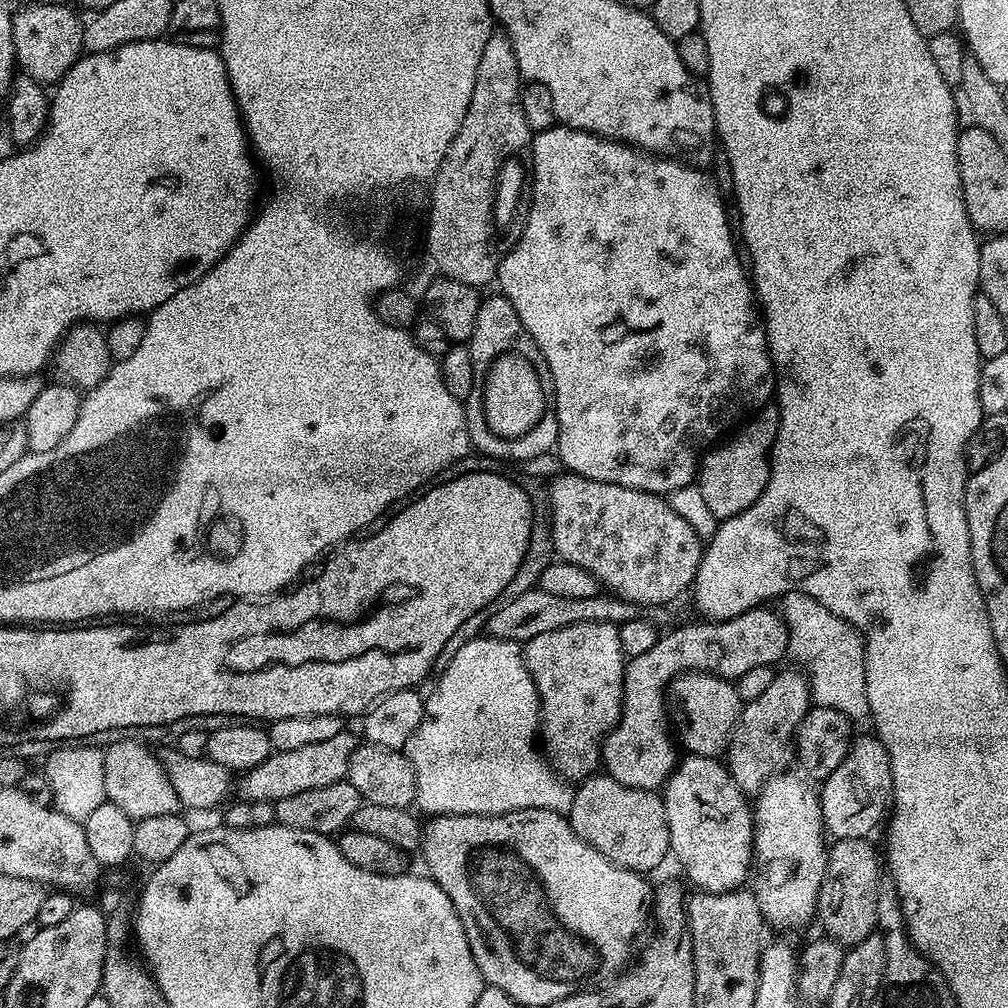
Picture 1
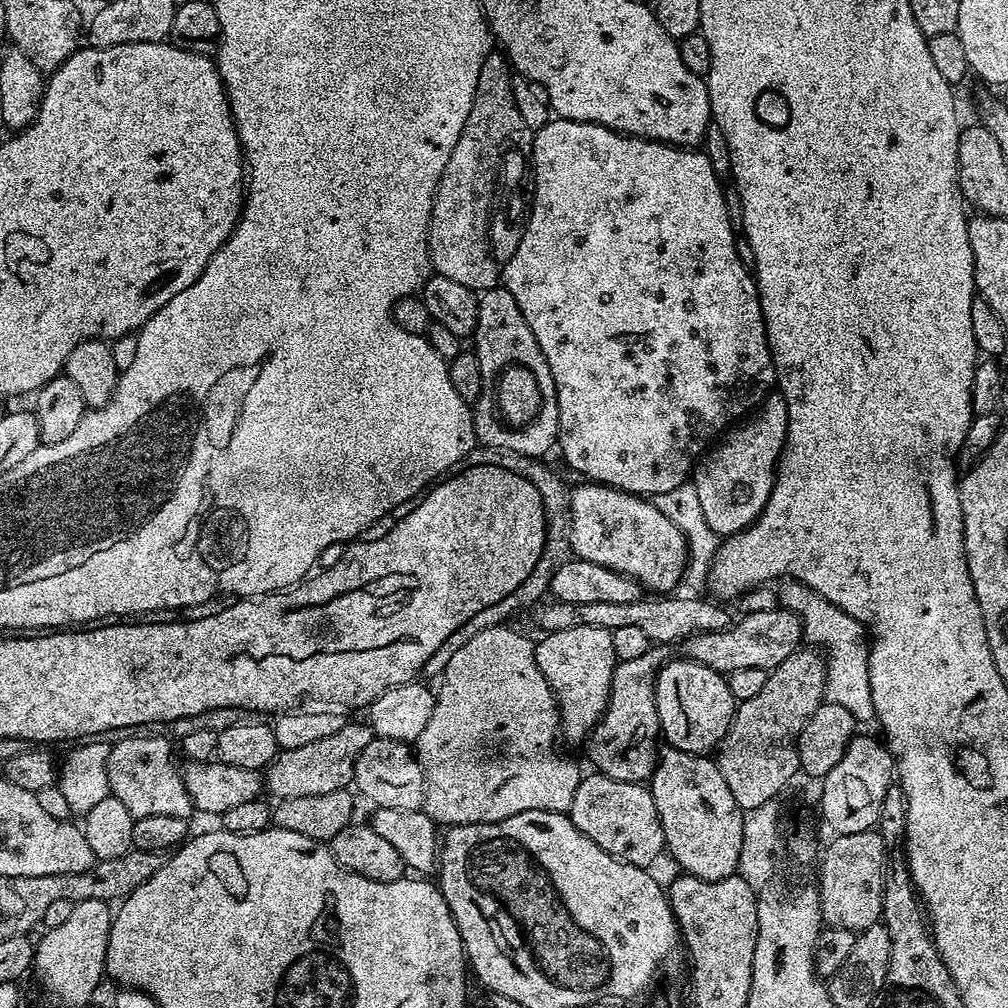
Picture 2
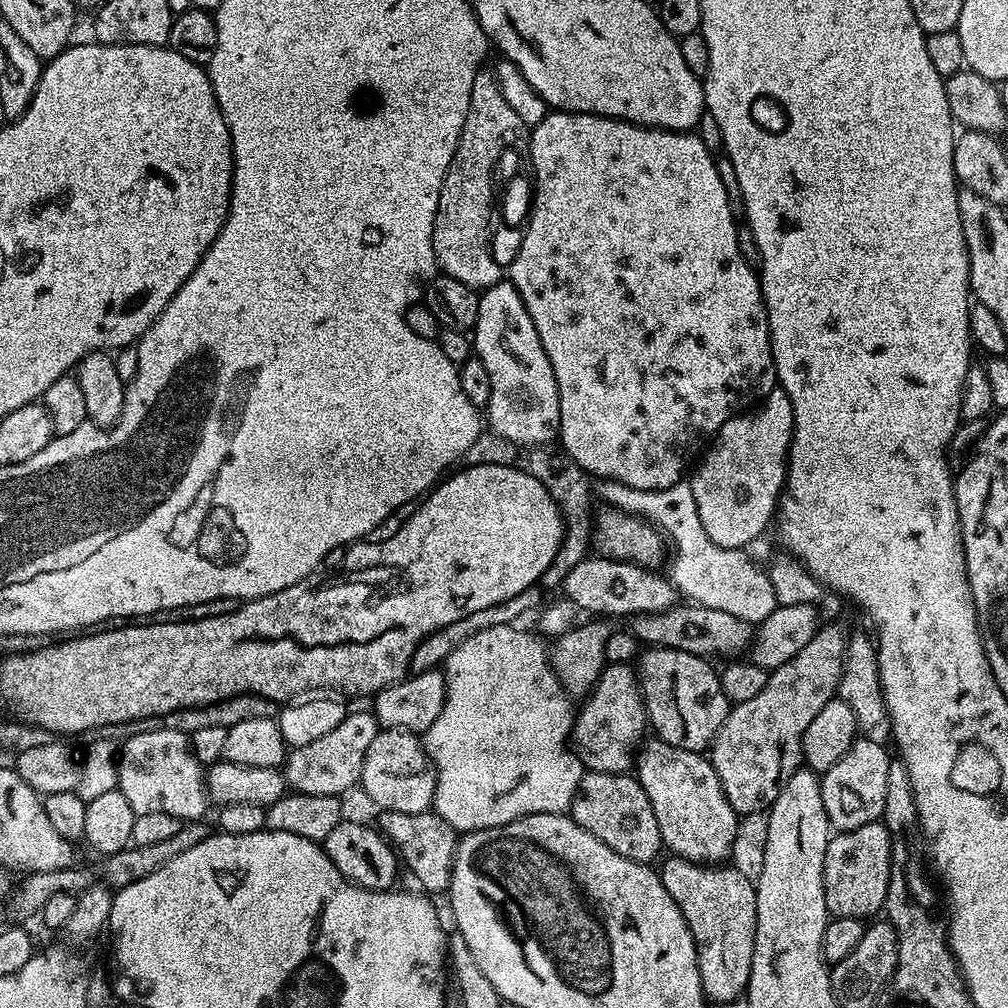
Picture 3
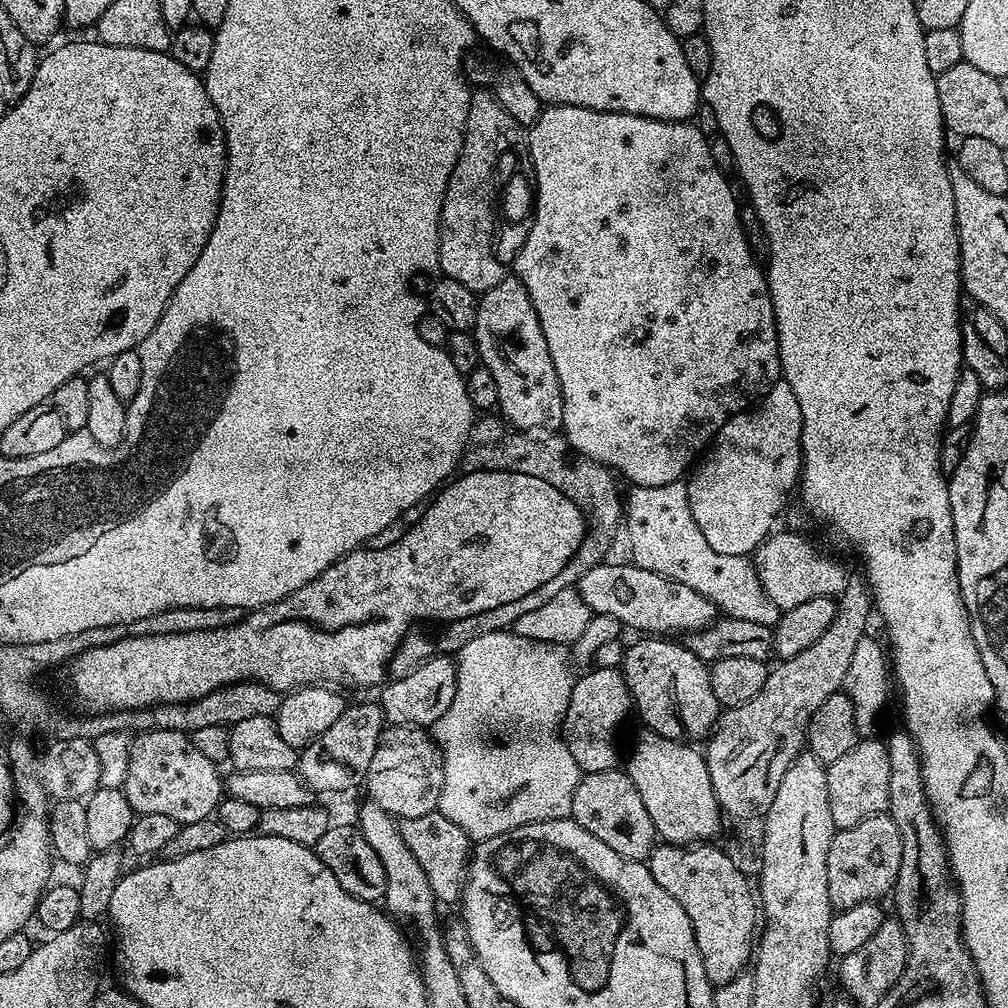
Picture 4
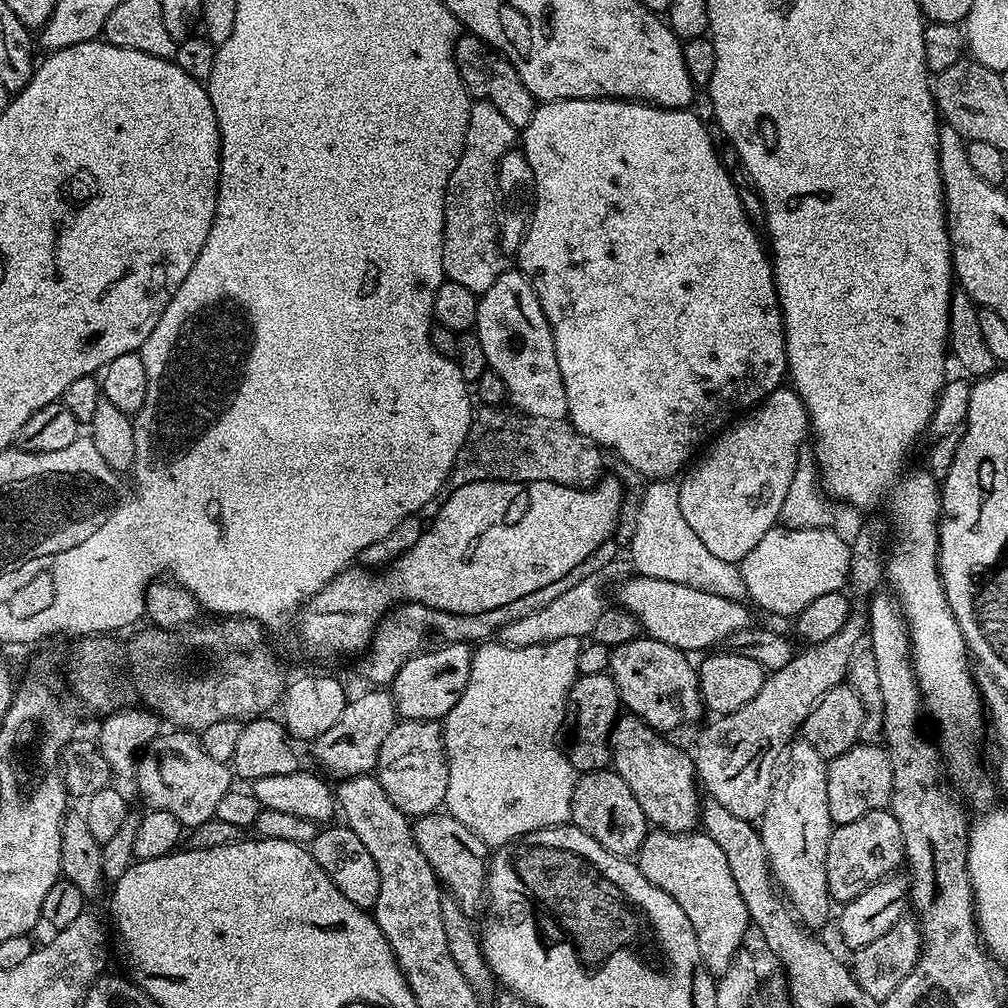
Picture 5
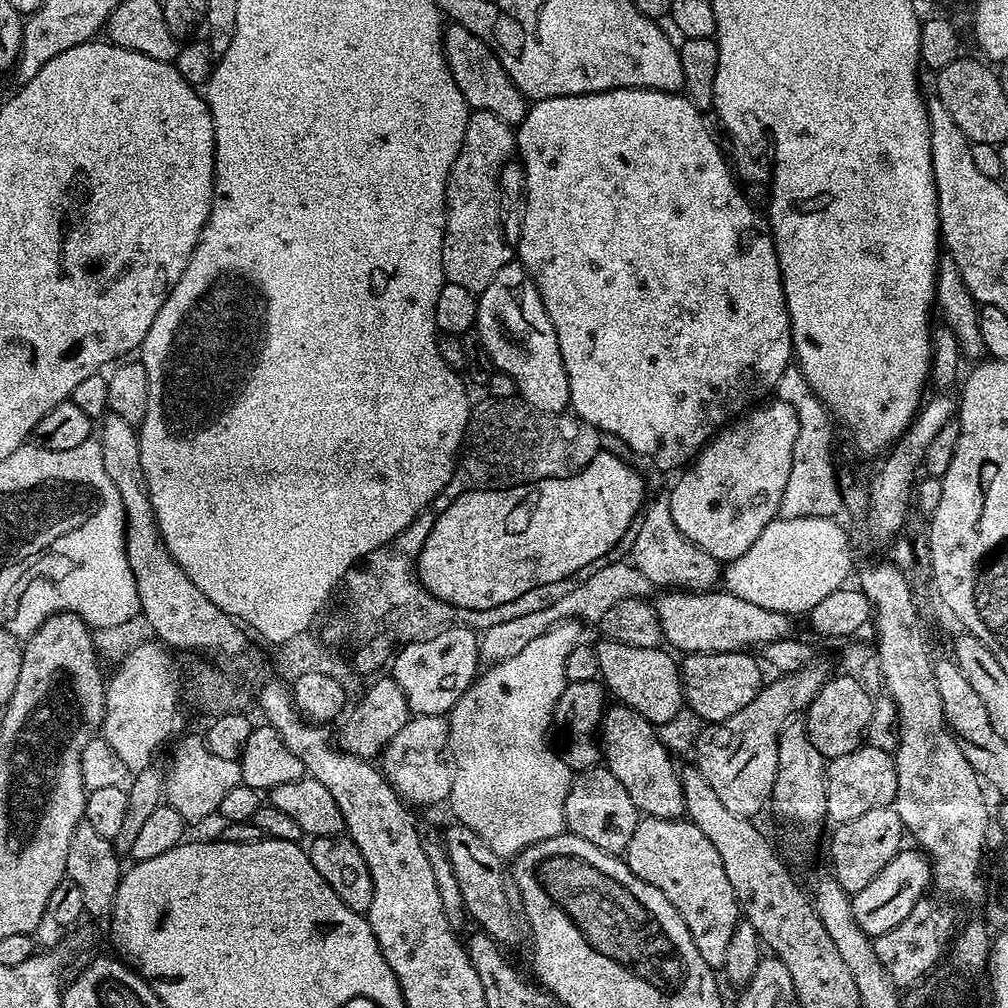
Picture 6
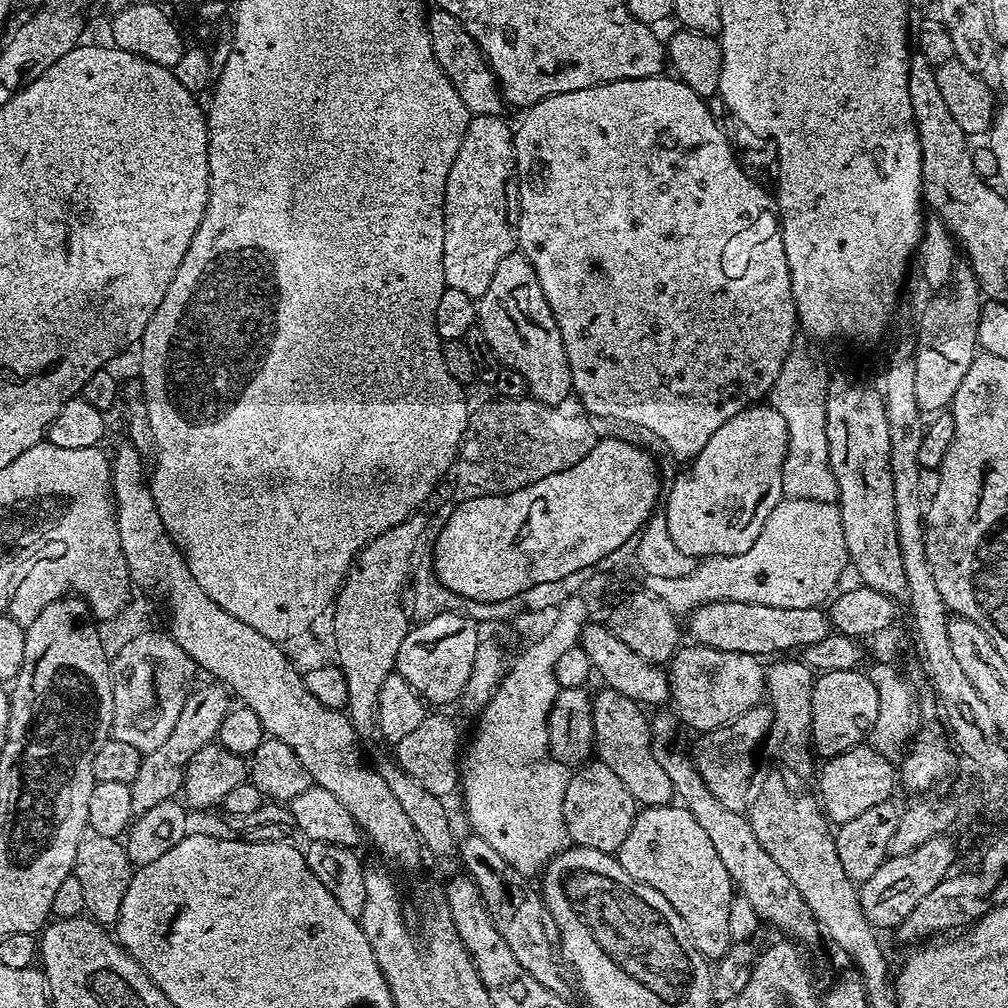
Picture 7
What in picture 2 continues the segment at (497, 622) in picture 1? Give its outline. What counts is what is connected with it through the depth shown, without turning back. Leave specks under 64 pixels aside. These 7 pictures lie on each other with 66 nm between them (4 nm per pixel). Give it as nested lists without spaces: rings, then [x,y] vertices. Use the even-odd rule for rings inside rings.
[[[660,594],[655,598],[641,598],[634,602],[586,602],[582,606],[574,606],[570,602],[552,600],[544,602],[535,609],[536,620],[544,627],[545,633],[558,630],[570,630],[574,626],[598,626],[612,633],[618,626],[642,626],[646,638],[650,638],[653,645],[672,646],[672,643],[689,640],[692,636],[717,632],[728,627],[730,617],[719,603],[711,599],[699,600],[698,595],[680,596],[681,594]]]

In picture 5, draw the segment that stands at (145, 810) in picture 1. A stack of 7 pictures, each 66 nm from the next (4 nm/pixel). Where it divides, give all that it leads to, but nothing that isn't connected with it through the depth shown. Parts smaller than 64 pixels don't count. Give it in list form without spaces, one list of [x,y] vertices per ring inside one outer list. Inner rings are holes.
[[[164,730],[140,753],[135,780],[149,809],[166,810],[166,814],[174,814],[185,829],[191,830],[215,817],[222,794],[233,787],[234,773],[228,764],[210,758],[210,754],[202,750],[199,735],[183,730]]]

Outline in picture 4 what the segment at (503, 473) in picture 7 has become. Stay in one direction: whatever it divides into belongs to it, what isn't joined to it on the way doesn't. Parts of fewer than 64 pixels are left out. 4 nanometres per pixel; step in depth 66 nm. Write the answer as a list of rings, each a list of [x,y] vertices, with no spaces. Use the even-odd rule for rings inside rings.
[[[481,415],[472,425],[468,447],[464,449],[462,457],[462,468],[464,472],[534,474],[534,478],[550,482],[554,490],[562,490],[570,502],[578,505],[586,517],[587,527],[593,533],[609,534],[616,527],[621,527],[622,492],[616,489],[617,477],[603,464],[574,451],[559,431],[547,428],[517,430],[505,423],[499,415]]]

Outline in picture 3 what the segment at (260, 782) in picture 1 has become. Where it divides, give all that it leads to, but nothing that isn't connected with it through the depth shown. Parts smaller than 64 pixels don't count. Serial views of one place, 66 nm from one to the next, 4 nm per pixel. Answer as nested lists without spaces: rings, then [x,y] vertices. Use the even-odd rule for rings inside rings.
[[[349,711],[342,722],[338,722],[330,734],[309,742],[307,746],[298,746],[287,753],[282,771],[287,787],[302,794],[326,794],[340,796],[359,785],[362,774],[362,762],[366,762],[366,750],[374,742],[378,731],[375,715],[368,712]]]

